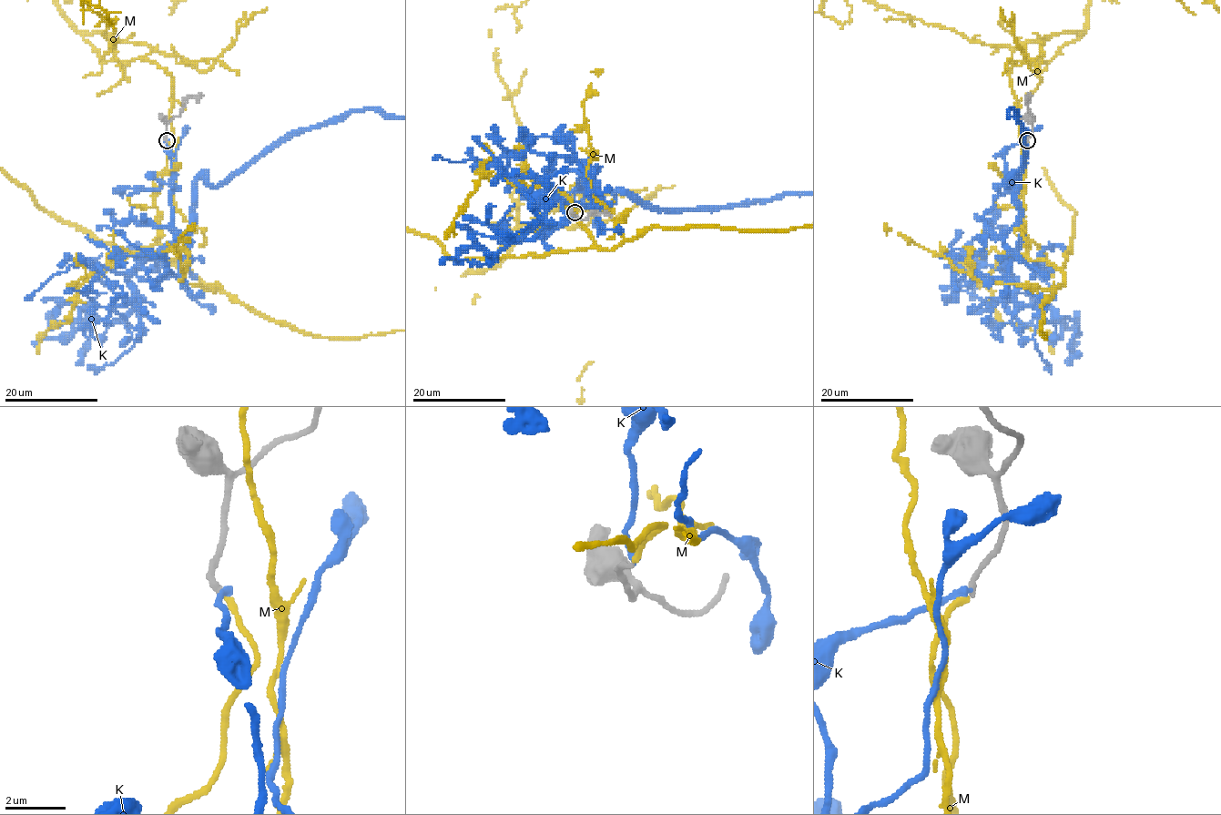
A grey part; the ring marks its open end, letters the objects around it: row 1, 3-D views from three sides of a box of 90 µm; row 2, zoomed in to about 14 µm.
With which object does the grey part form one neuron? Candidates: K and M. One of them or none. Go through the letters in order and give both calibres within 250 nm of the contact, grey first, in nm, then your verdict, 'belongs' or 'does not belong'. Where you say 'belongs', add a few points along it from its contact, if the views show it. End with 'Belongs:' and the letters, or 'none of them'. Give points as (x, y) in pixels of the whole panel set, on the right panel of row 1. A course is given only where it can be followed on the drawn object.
K: 200 nm thick on the grey side, 200 nm on the other; does not belong
M: 190 nm thick on the grey side, 200 nm on the other; belongs
Belongs: M

